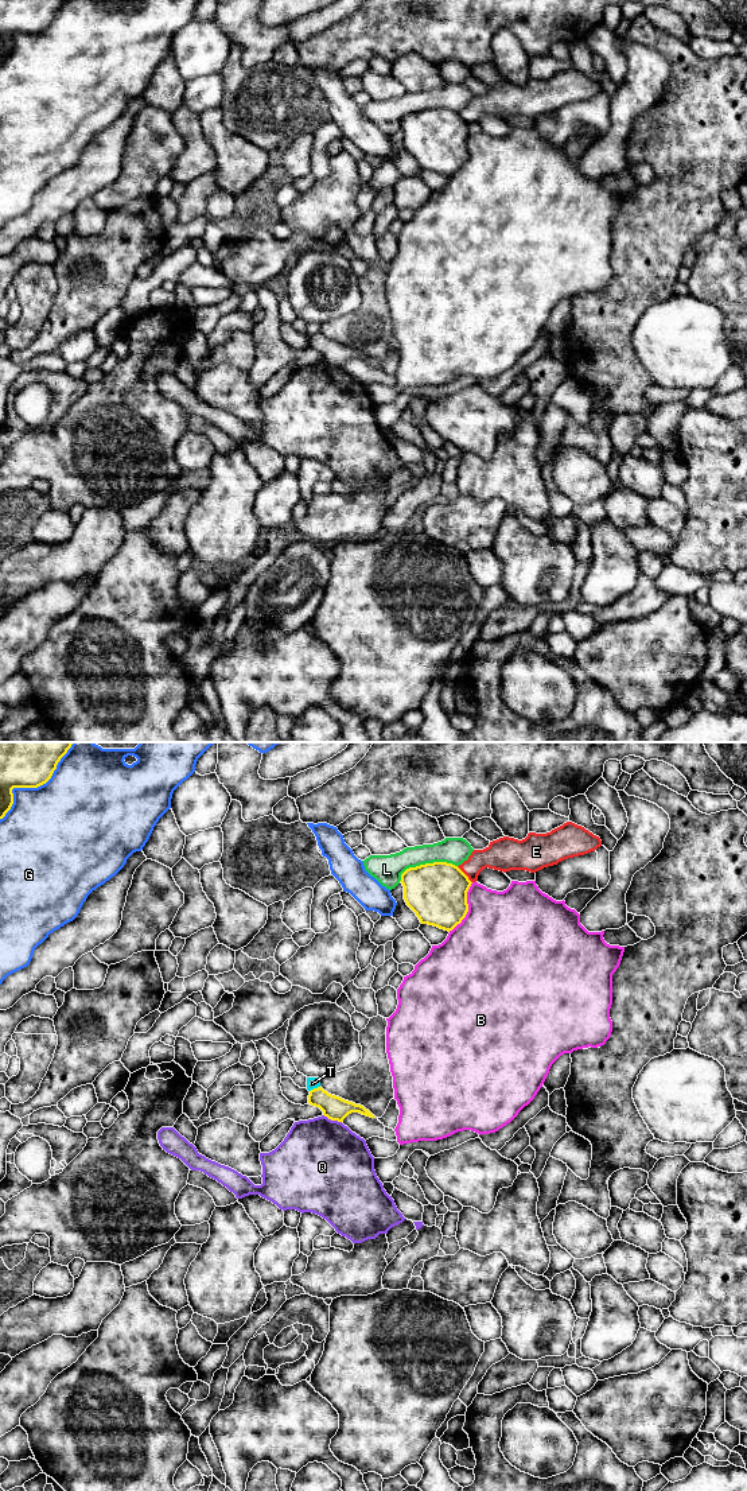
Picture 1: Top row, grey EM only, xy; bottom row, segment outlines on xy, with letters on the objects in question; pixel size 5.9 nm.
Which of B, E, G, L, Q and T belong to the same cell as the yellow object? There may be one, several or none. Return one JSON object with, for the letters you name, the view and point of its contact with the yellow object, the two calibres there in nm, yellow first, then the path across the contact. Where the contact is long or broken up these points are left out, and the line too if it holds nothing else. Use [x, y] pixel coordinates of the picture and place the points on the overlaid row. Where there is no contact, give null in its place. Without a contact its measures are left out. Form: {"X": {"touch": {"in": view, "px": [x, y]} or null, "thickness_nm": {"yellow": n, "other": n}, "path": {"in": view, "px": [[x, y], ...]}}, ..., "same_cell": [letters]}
{"same_cell": []}

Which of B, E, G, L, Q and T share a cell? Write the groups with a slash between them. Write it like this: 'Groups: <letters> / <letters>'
Groups: B / E / G / L / Q / T

